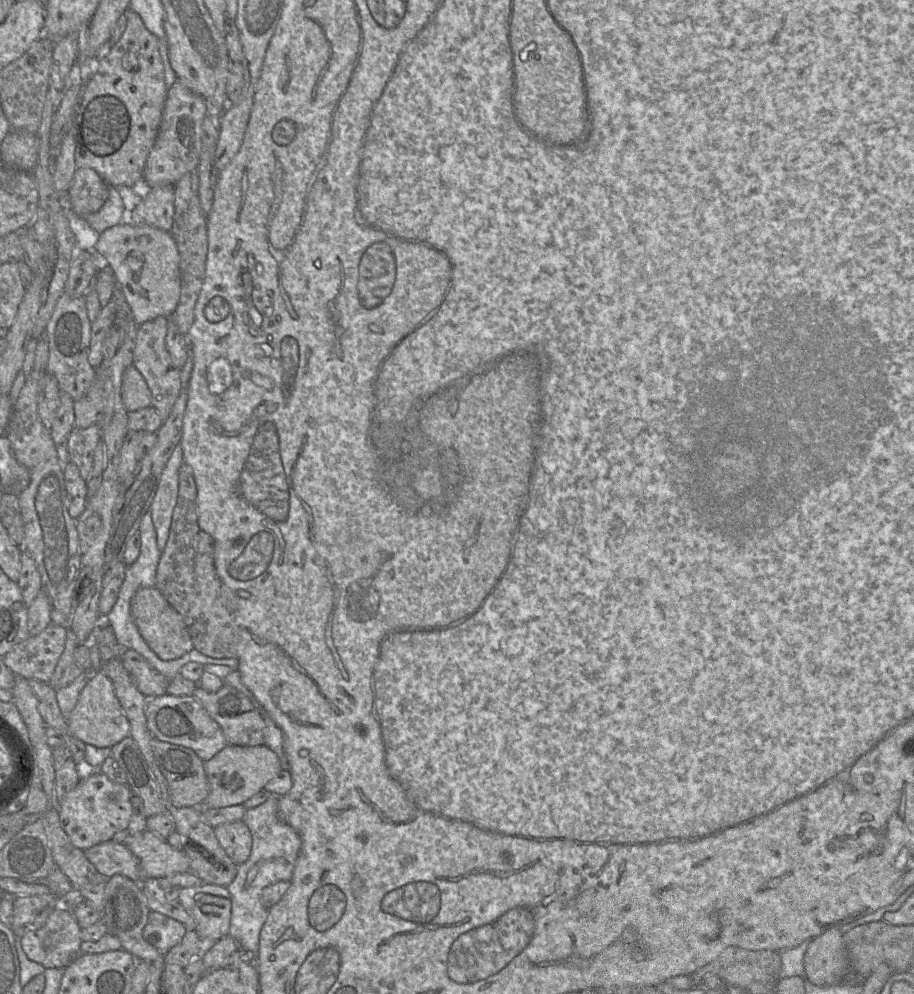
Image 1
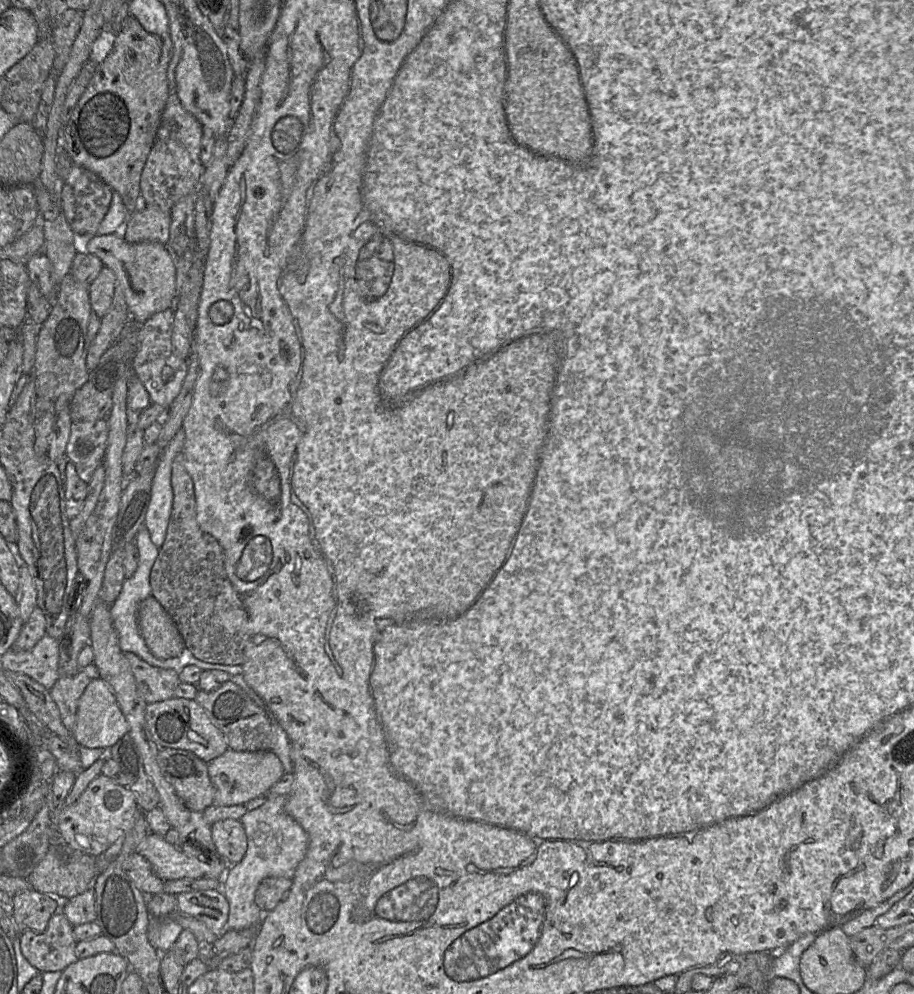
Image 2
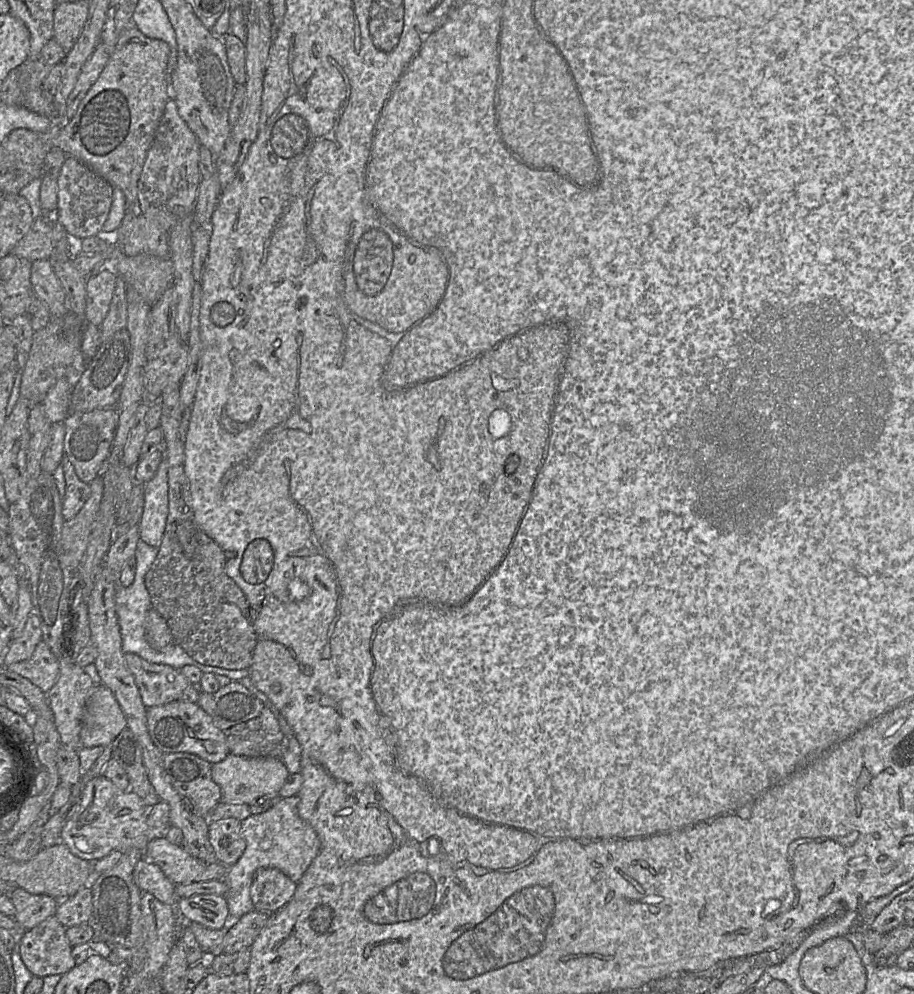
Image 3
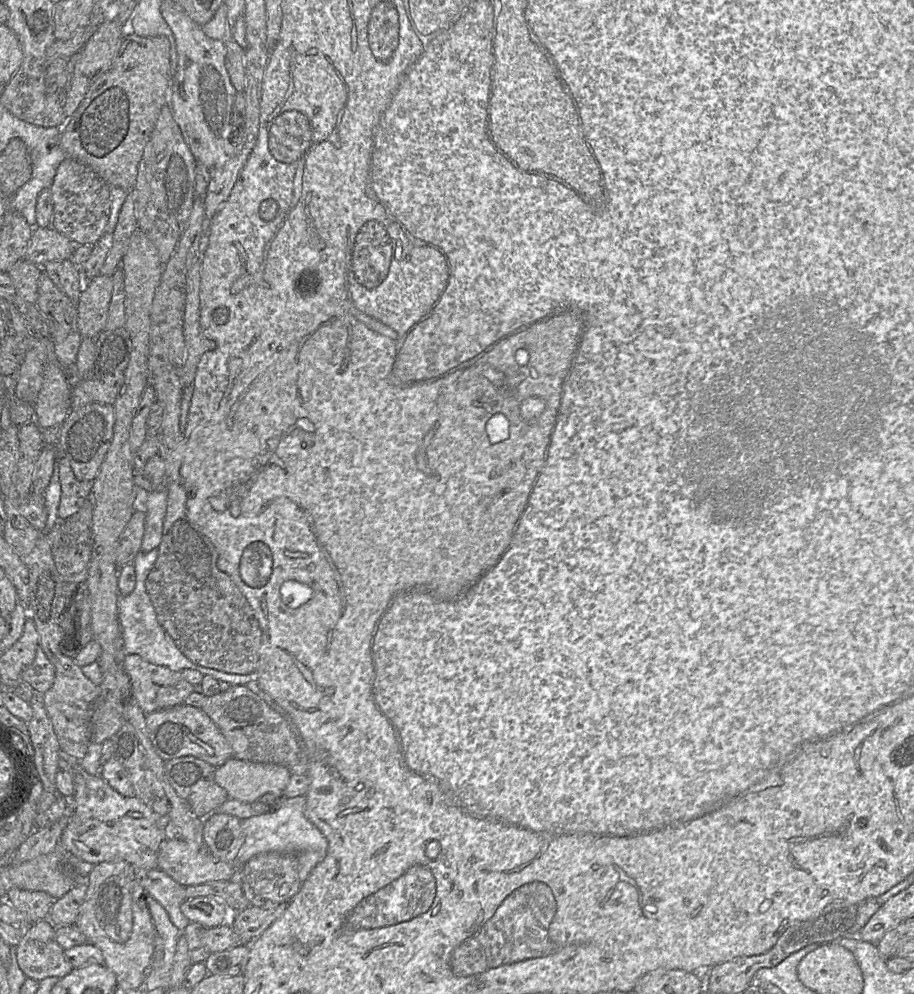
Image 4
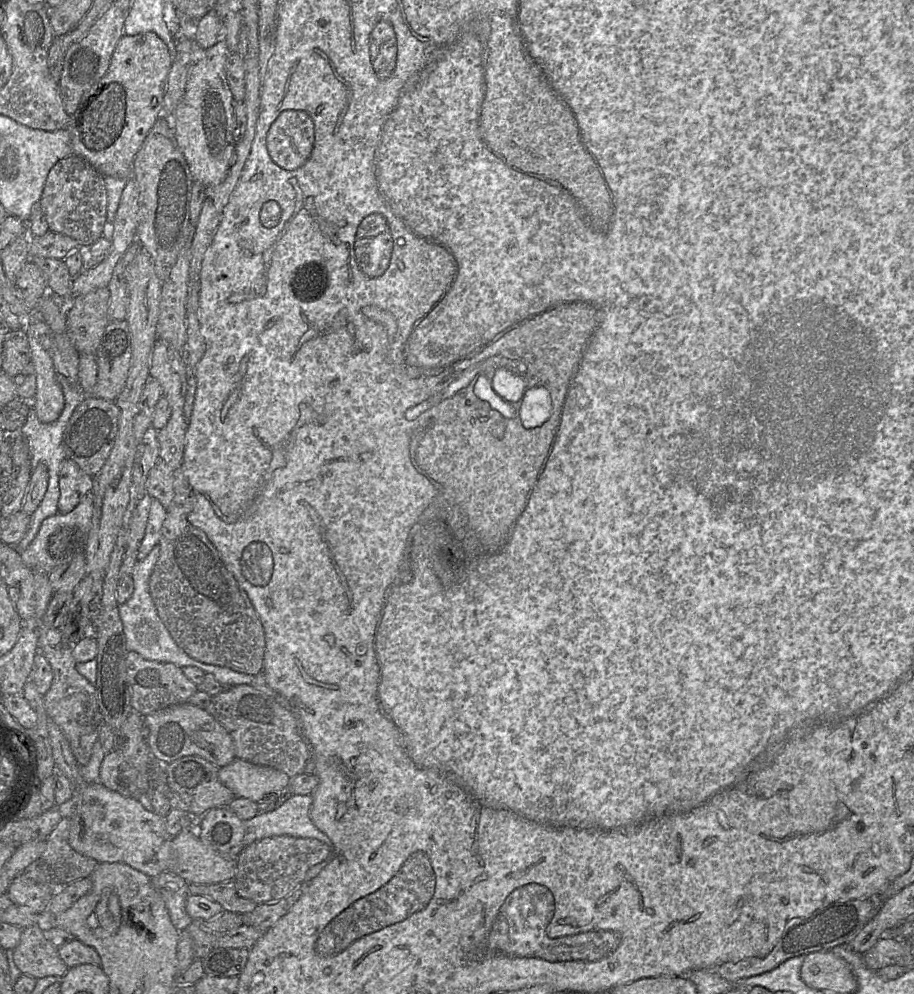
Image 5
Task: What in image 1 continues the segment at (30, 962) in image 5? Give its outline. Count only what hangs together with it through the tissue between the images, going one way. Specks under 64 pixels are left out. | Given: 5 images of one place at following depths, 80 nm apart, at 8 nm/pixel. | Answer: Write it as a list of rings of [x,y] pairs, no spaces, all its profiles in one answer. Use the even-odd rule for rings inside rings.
[[[57,898],[57,907],[49,914],[44,925],[38,929],[28,930],[21,937],[21,944],[31,961],[41,964],[45,969],[64,969],[81,954],[80,932],[81,928],[72,910],[69,907],[59,905],[59,898]]]

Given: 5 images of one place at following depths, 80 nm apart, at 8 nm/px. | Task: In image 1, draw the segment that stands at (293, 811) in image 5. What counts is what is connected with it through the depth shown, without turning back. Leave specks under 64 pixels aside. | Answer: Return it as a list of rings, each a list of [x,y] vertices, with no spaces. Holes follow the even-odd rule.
[[[272,795],[259,806],[245,811],[242,821],[250,830],[252,850],[248,860],[238,865],[235,879],[227,886],[232,901],[229,935],[239,944],[239,948],[249,950],[255,955],[259,949],[260,931],[268,916],[268,909],[261,903],[261,892],[265,887],[277,881],[291,881],[302,843],[297,832],[279,819],[277,815],[278,798]]]

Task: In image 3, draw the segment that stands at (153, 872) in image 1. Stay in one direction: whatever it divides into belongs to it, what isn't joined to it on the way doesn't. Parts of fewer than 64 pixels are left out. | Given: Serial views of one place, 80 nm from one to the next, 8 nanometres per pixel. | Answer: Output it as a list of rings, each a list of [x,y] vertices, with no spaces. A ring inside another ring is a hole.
[[[156,836],[148,842],[144,858],[158,865],[175,885],[223,880],[229,868],[219,862],[209,864],[200,861],[163,836]]]

